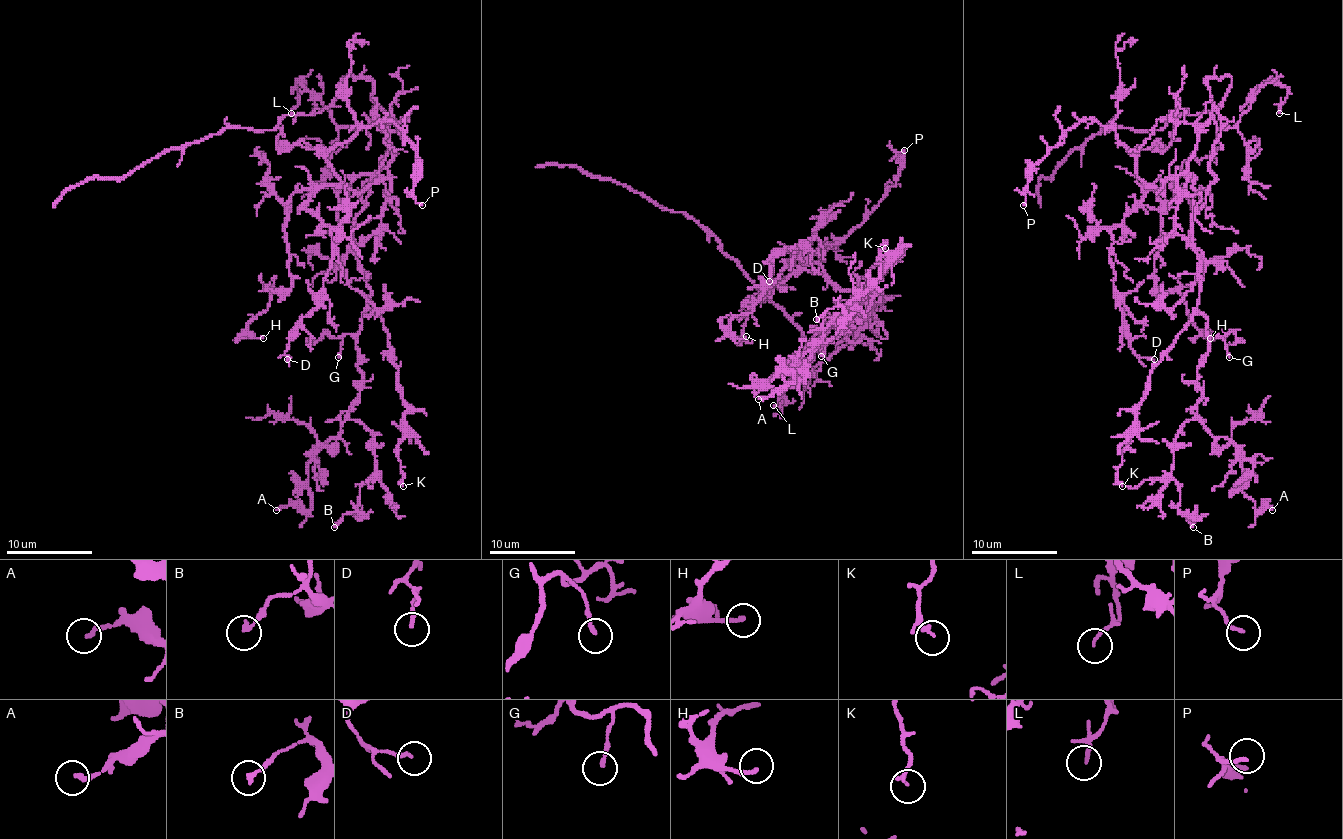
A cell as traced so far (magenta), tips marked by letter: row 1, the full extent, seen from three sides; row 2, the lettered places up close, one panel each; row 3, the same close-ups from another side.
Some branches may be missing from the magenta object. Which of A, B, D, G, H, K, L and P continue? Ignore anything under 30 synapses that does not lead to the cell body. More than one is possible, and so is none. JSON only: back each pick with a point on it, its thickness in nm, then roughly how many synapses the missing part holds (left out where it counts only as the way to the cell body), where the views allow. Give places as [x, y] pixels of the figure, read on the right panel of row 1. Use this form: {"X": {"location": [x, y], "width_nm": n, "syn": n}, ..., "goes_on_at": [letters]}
{"goes_on_at": []}

